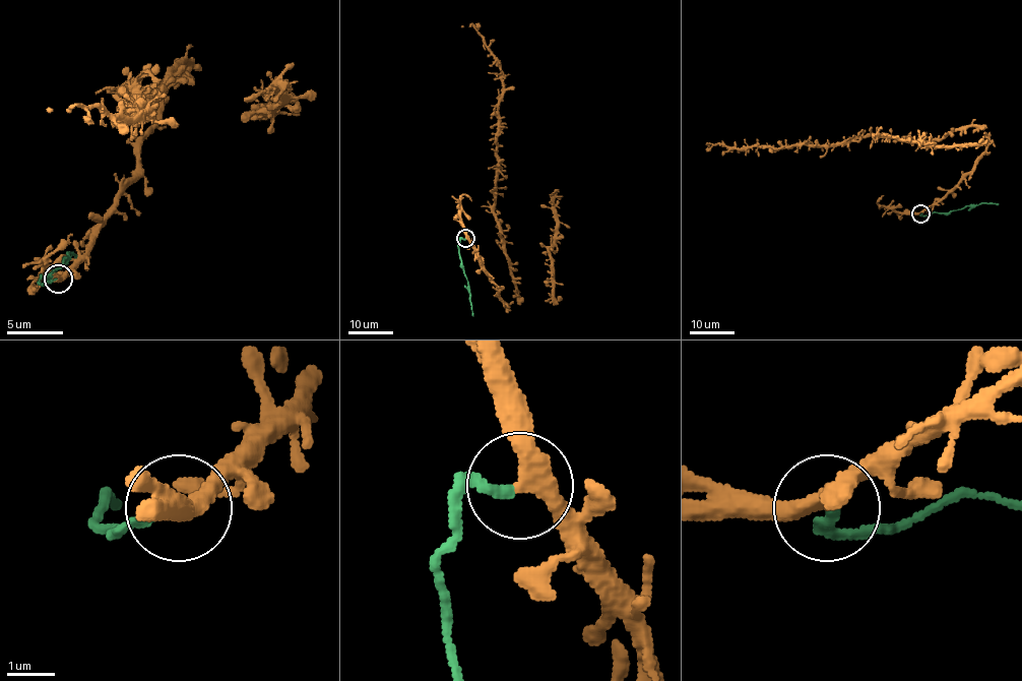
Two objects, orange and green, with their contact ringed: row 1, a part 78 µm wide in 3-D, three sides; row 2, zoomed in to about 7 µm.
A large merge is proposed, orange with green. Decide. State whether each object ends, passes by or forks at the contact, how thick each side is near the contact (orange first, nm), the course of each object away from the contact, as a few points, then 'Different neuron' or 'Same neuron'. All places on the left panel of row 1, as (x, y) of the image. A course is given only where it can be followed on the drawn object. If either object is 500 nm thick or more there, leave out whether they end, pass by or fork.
At the ring orange passes by. At the ring green ends. Thickness 360 nm (orange) against 180 nm. Course of orange: (57, 280), (135, 170), (161, 88), (186, 66), (155, 98), (127, 86), (146, 117), (46, 111). Course of green: (57, 280), (43, 285), (38, 282), (41, 276), (49, 276), (68, 254), (77, 257). Different neuron

